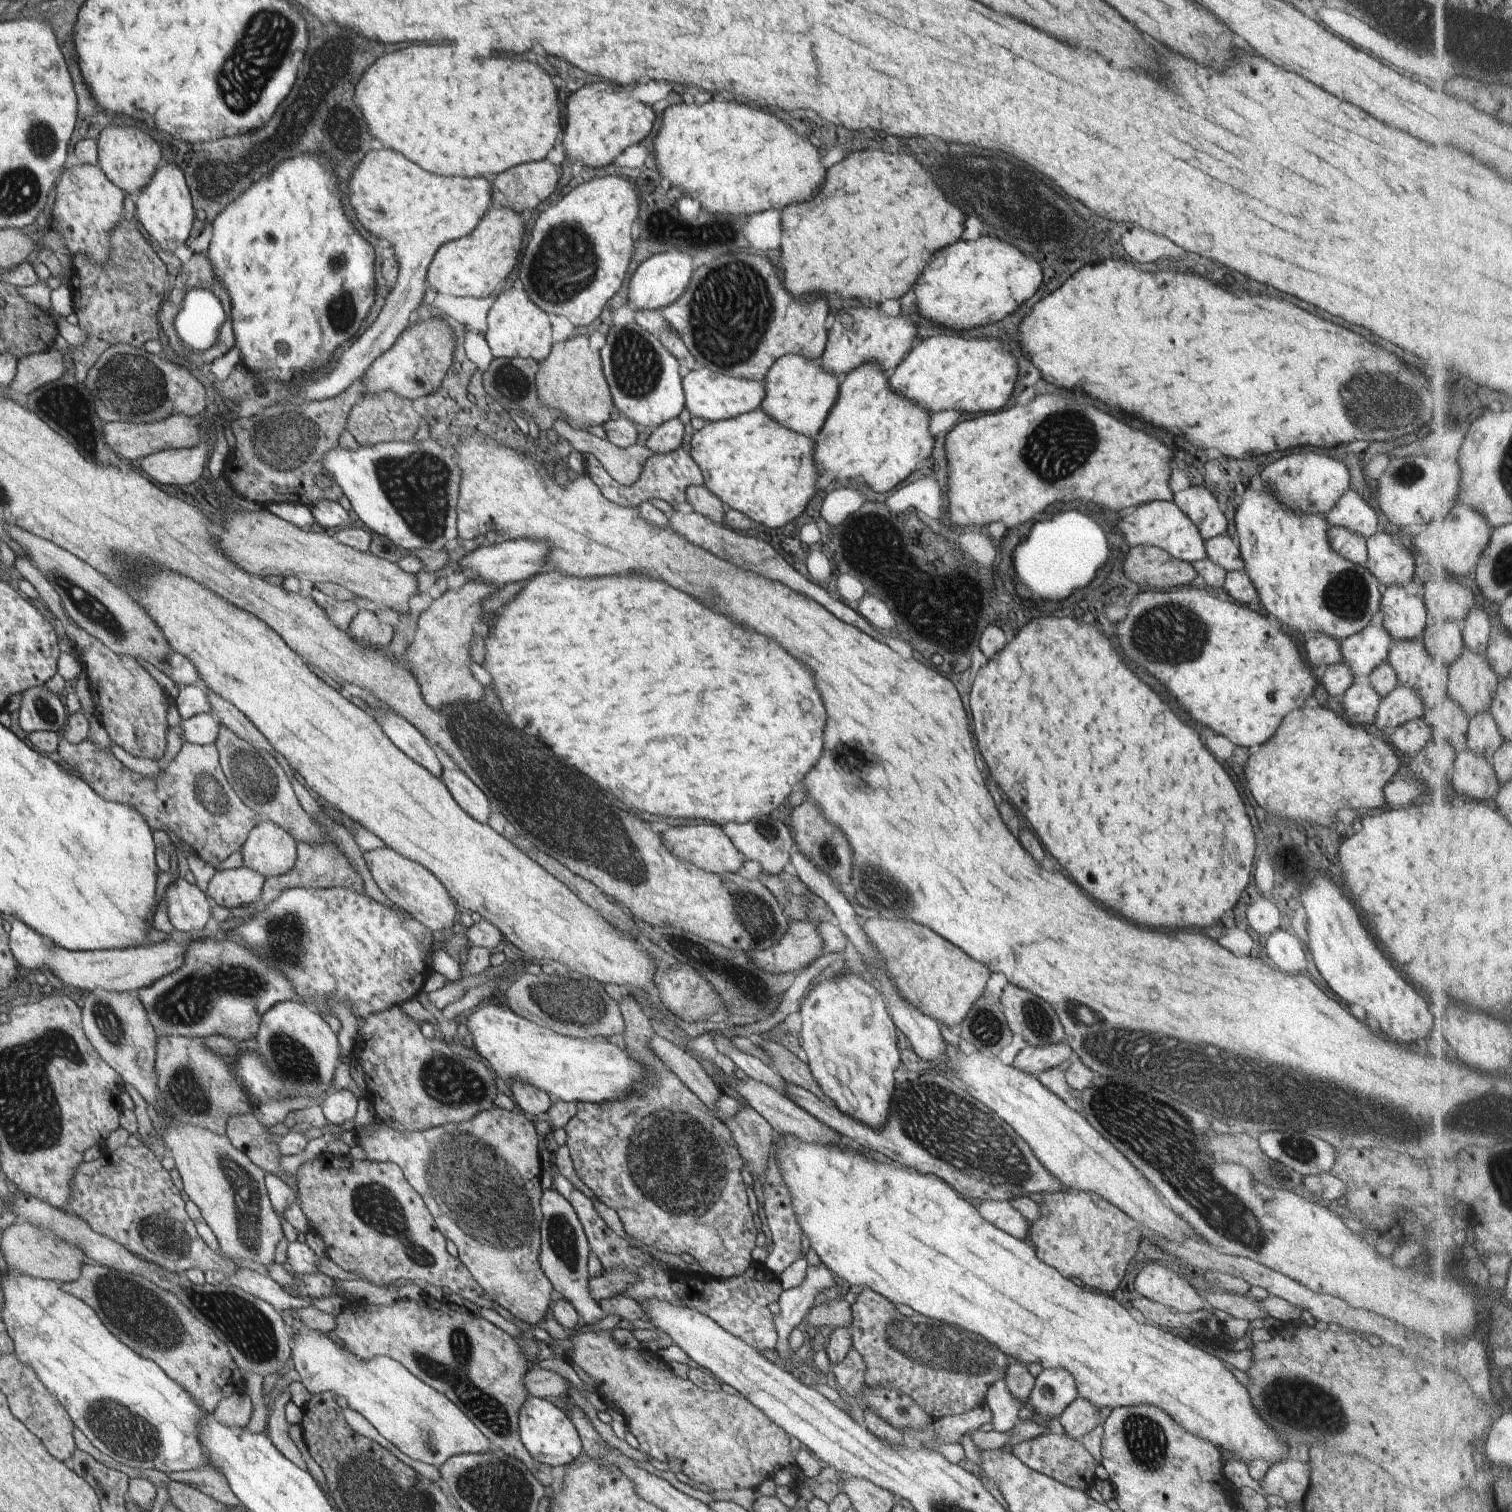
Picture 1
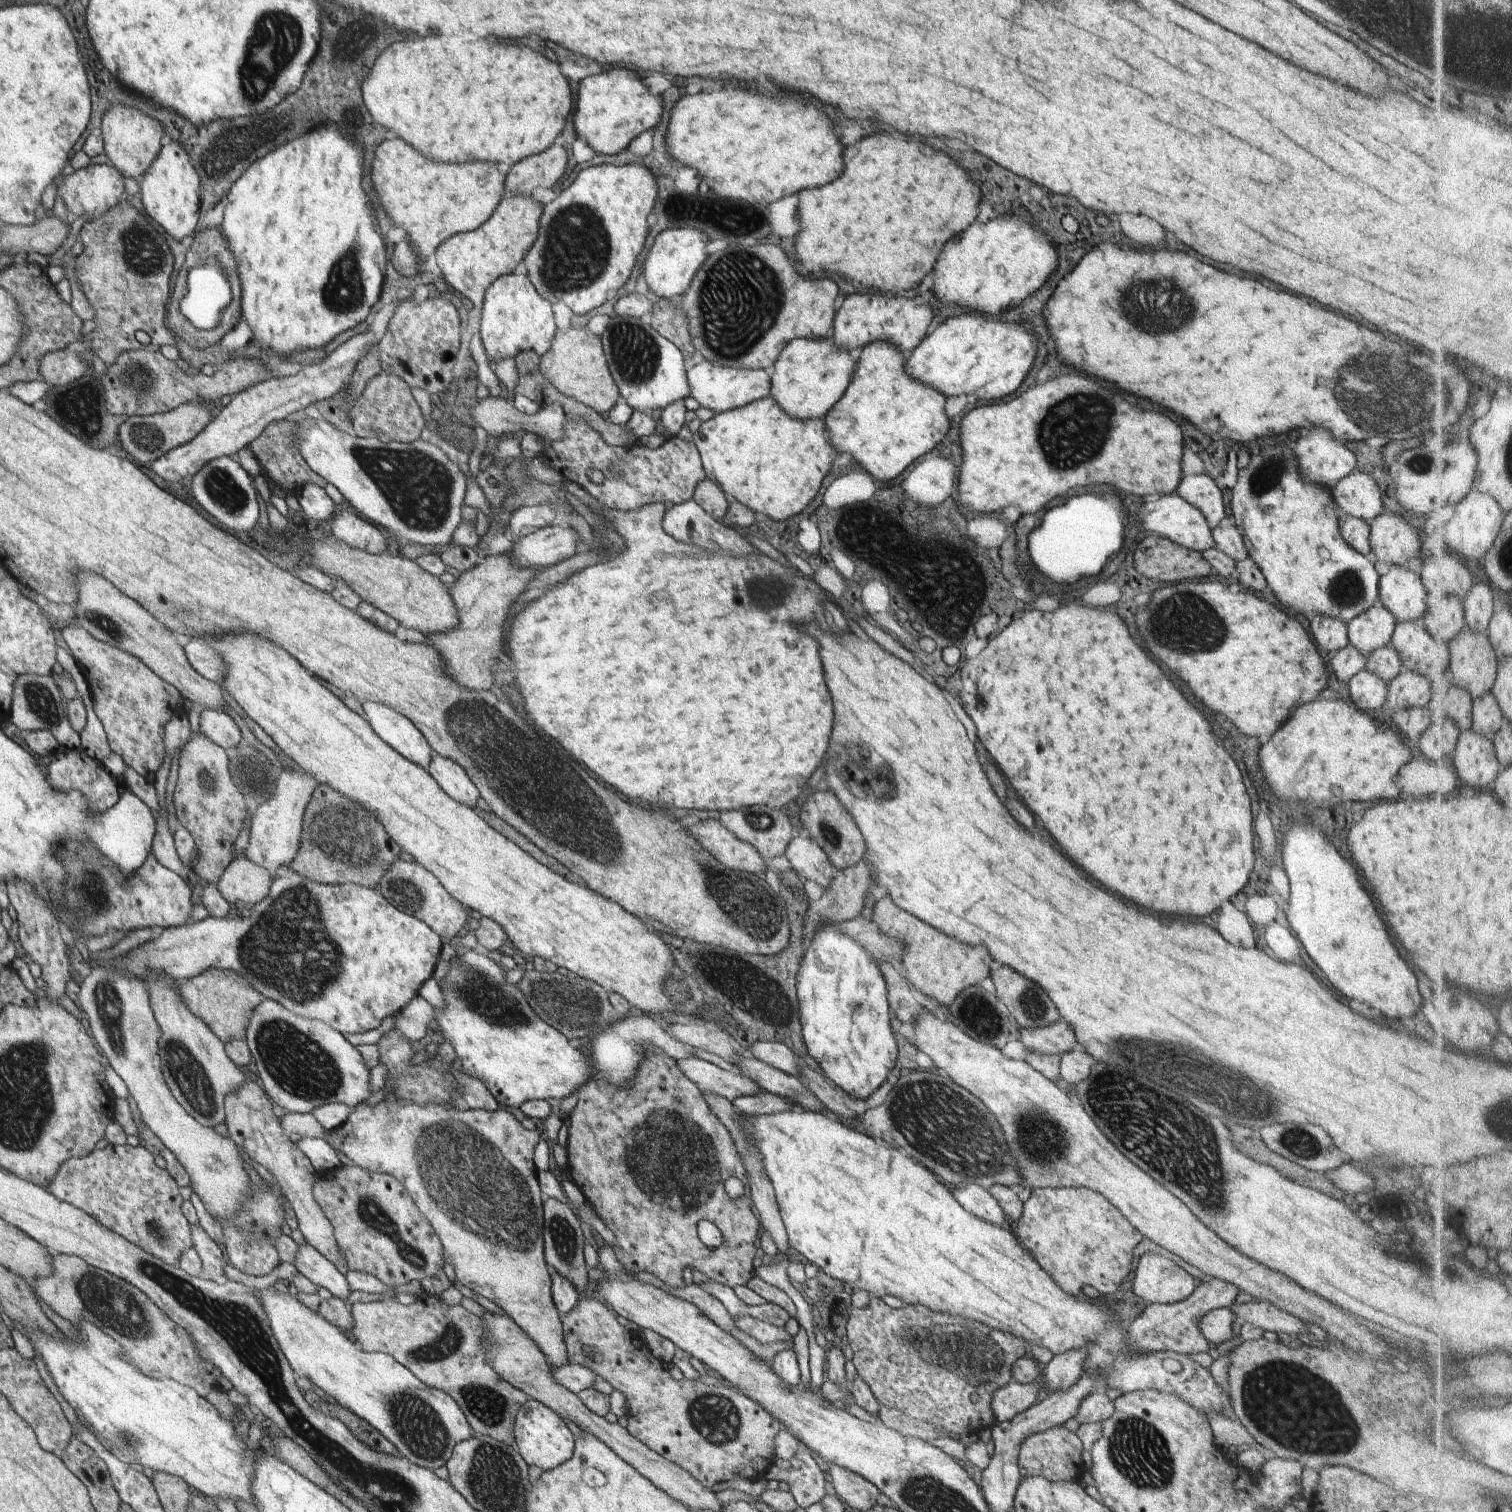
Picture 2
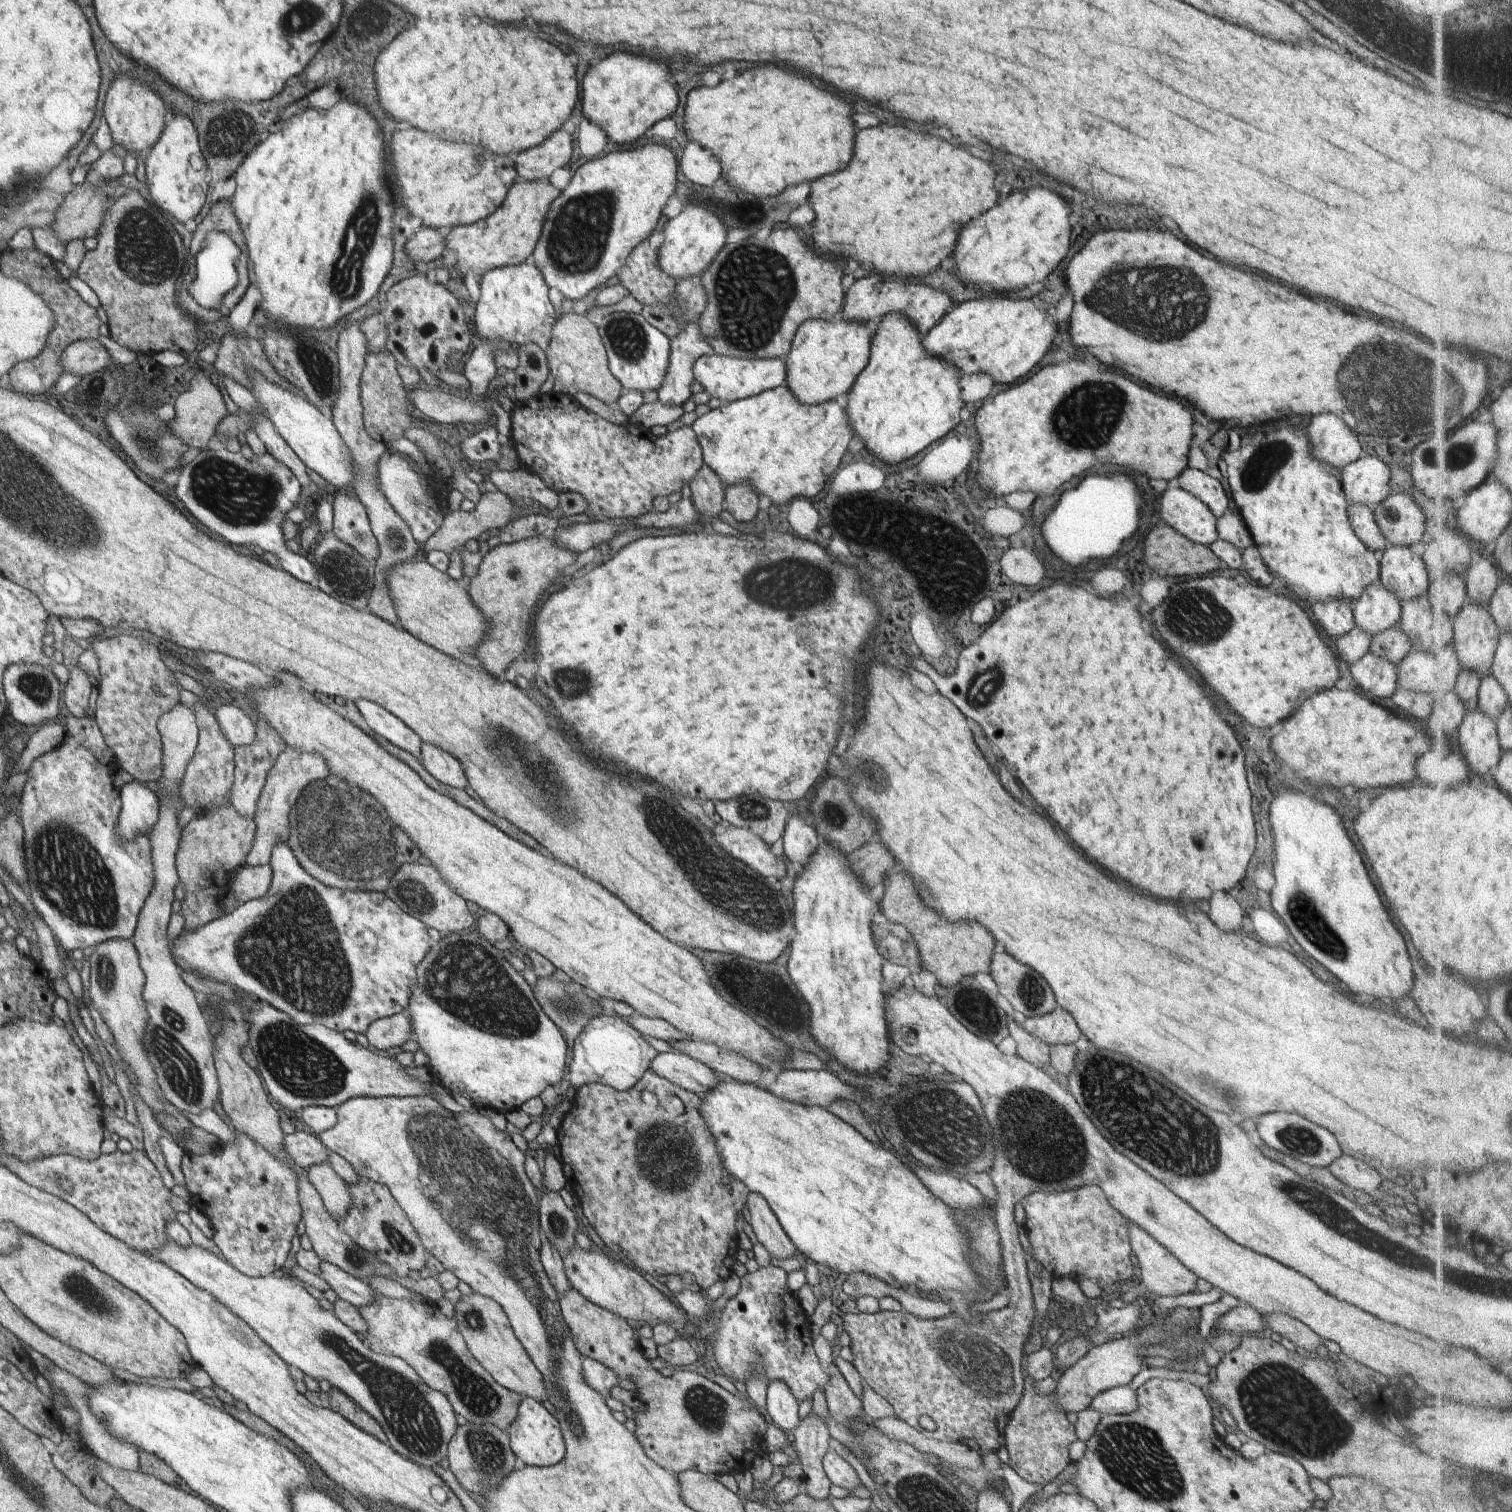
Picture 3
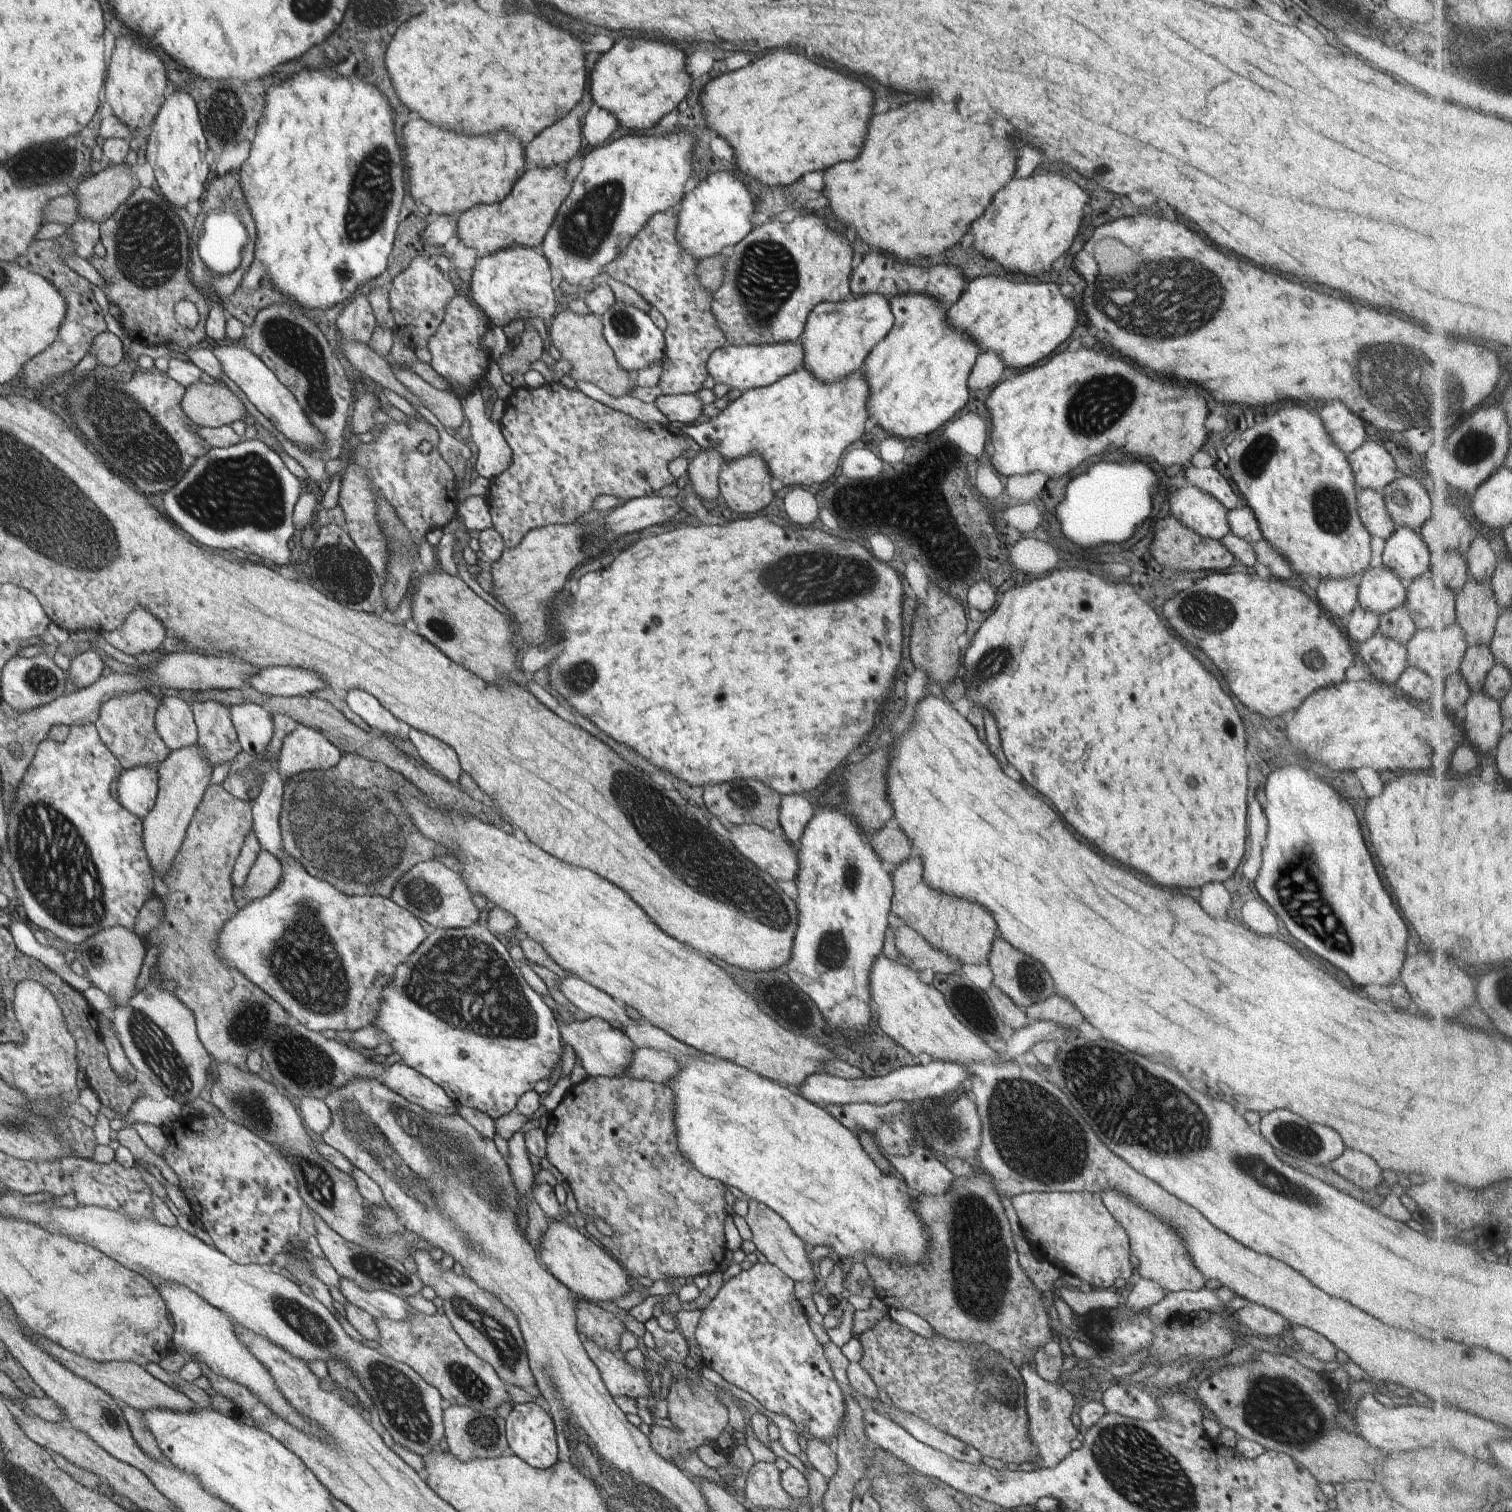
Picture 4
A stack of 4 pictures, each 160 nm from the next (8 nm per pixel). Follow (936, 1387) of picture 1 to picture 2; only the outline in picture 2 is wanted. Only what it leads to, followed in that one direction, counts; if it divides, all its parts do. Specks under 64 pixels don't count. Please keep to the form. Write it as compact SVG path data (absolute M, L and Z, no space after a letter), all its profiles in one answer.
M869 1295L869 1300L867 1307L851 1310L844 1342L853 1349L857 1376L871 1388L882 1406L940 1425L949 1433L976 1433L991 1428L995 1424L991 1411L993 1392L1013 1381L1013 1362L1029 1354L1027 1342L979 1322L932 1312L922 1305L890 1309L880 1297Z

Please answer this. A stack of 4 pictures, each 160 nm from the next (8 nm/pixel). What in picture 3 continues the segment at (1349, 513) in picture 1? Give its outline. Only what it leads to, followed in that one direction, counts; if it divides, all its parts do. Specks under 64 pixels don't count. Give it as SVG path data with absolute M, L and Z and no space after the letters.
M1362 456L1341 470L1341 485L1348 504L1364 505L1376 508L1386 497L1392 494L1388 486L1390 480L1388 466L1376 457Z

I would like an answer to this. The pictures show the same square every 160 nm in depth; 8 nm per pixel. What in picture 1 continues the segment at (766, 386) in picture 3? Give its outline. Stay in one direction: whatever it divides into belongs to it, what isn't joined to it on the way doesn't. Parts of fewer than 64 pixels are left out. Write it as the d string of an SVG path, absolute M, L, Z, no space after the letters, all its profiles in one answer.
M697 366L694 370L682 374L686 408L692 417L702 418L706 422L716 422L734 418L760 408L765 397L765 382L734 378L712 372L706 367Z

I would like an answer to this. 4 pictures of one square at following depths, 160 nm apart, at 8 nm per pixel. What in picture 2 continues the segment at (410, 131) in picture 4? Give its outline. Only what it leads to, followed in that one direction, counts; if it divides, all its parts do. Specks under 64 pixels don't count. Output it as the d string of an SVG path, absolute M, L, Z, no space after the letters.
M395 137L385 140L374 152L374 164L372 164L372 186L378 194L378 200L388 214L386 220L393 222L394 226L401 226L406 230L409 244L415 250L417 258L417 270L419 275L426 275L424 267L428 258L436 252L436 249L455 234L467 233L482 226L495 212L500 200L503 200L502 184L506 181L496 165L485 162L465 162L456 164L435 163L424 157L403 139Z

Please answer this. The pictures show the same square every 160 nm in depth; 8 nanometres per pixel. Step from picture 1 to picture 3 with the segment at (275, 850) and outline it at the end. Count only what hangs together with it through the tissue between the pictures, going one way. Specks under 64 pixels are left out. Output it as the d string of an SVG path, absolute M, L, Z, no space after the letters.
M287 746L277 758L267 774L262 787L257 809L253 816L255 822L255 840L251 852L243 865L259 867L271 862L273 849L281 843L288 842L291 836L290 816L295 808L300 794L314 781L321 781L330 775L330 771L323 755L318 753L299 753L296 749Z

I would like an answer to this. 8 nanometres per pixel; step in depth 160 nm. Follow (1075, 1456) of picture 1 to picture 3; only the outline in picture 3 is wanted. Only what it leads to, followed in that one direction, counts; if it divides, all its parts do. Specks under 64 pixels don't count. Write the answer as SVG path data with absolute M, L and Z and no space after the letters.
M1025 1372L1023 1397L1005 1426L1004 1445L1009 1452L1009 1465L1012 1470L1015 1470L1024 1480L1044 1486L1072 1463L1070 1445L1079 1438L1075 1426L1068 1421L1066 1413L1059 1409L1059 1403L1053 1398L1053 1394L1038 1395L1033 1383L1034 1381Z

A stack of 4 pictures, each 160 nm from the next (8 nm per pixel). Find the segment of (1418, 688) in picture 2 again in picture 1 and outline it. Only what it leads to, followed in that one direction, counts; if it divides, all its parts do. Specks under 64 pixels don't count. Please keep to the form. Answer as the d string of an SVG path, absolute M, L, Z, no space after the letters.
M1398 685L1381 699L1372 728L1378 728L1380 735L1390 737L1404 723L1425 717L1424 712L1419 694L1414 689Z

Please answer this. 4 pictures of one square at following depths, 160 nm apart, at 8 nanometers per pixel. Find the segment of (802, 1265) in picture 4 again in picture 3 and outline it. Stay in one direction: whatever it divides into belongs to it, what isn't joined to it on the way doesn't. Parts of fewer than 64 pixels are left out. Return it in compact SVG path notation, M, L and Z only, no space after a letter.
M750 1192L745 1201L750 1213L752 1230L760 1244L764 1245L772 1257L794 1257L797 1248L784 1232L774 1211L770 1208L769 1202L757 1192Z

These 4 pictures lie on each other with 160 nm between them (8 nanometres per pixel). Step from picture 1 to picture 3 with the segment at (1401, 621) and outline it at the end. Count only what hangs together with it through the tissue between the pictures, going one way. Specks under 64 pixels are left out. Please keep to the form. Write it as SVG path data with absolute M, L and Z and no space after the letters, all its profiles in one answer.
M1386 546L1379 567L1379 582L1401 603L1426 595L1430 576L1419 549Z

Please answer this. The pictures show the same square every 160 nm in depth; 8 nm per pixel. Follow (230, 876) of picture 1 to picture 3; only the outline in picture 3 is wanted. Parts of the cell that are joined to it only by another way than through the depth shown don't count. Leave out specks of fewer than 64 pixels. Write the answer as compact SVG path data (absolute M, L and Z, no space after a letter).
M270 864L259 867L242 865L240 870L233 874L229 892L242 904L263 897L271 888L273 880L274 871Z

